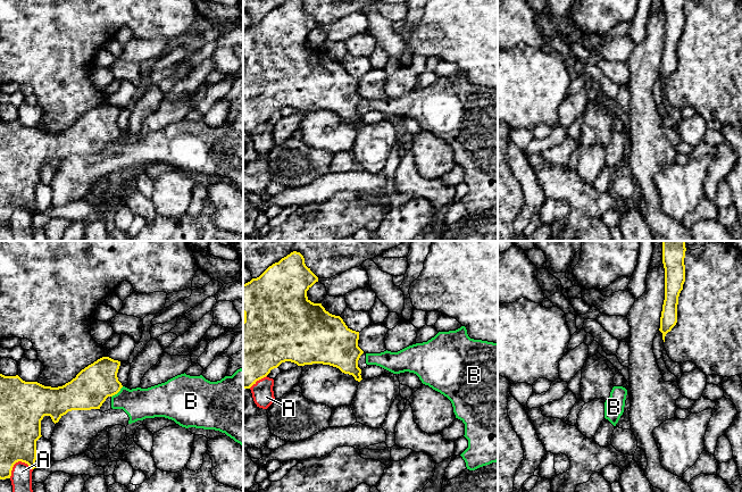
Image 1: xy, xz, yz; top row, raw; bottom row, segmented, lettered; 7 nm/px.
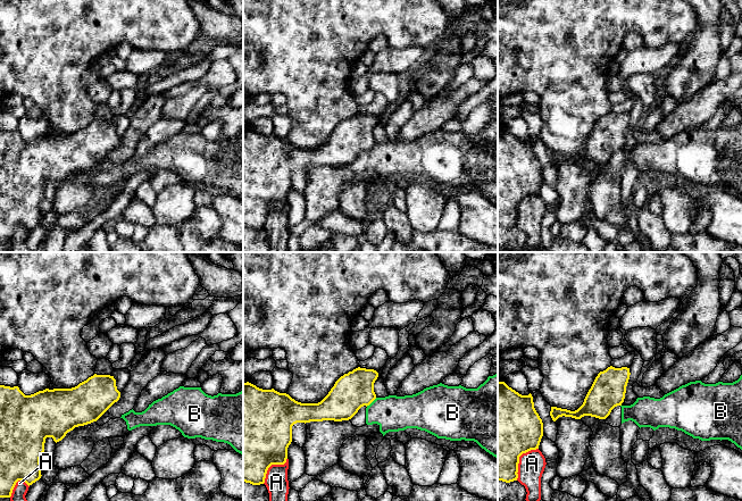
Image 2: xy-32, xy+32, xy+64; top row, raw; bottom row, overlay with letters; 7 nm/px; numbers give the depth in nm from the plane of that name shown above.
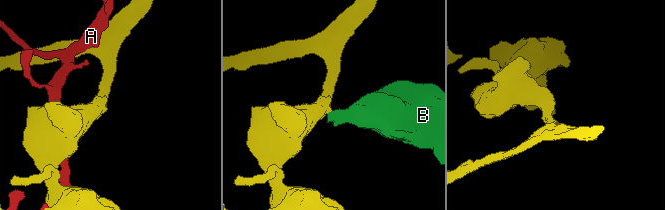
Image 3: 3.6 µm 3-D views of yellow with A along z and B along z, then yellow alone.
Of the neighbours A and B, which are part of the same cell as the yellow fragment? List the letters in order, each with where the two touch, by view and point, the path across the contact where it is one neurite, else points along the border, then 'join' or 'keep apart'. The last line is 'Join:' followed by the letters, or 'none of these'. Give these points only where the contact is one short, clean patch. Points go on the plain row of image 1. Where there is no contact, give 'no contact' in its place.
A: xy (16, 207) | keep apart
B: xy (117, 138) | along xy (123, 132), (111, 142) | keep apart
Join: none of these

